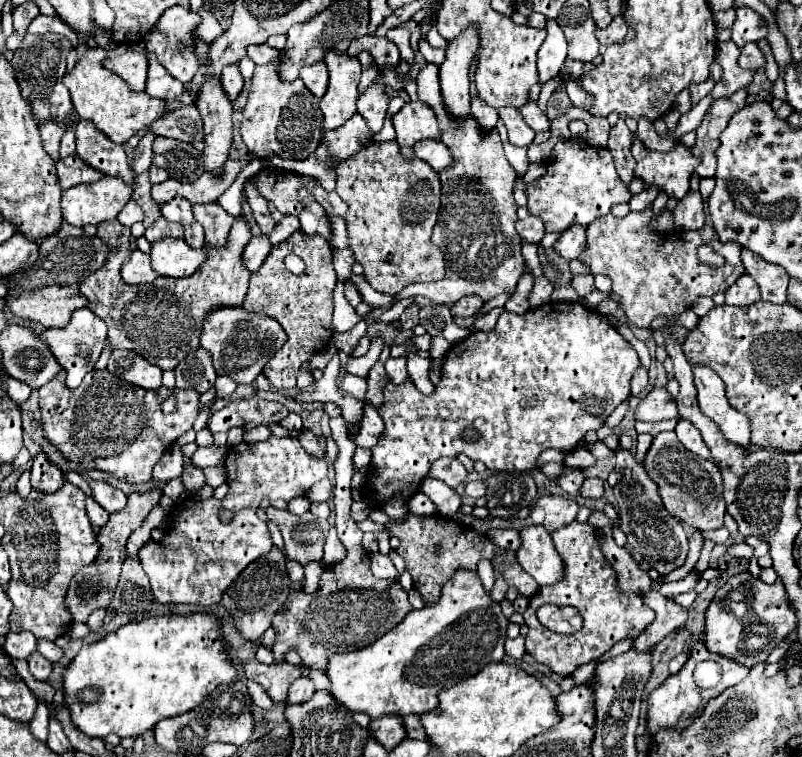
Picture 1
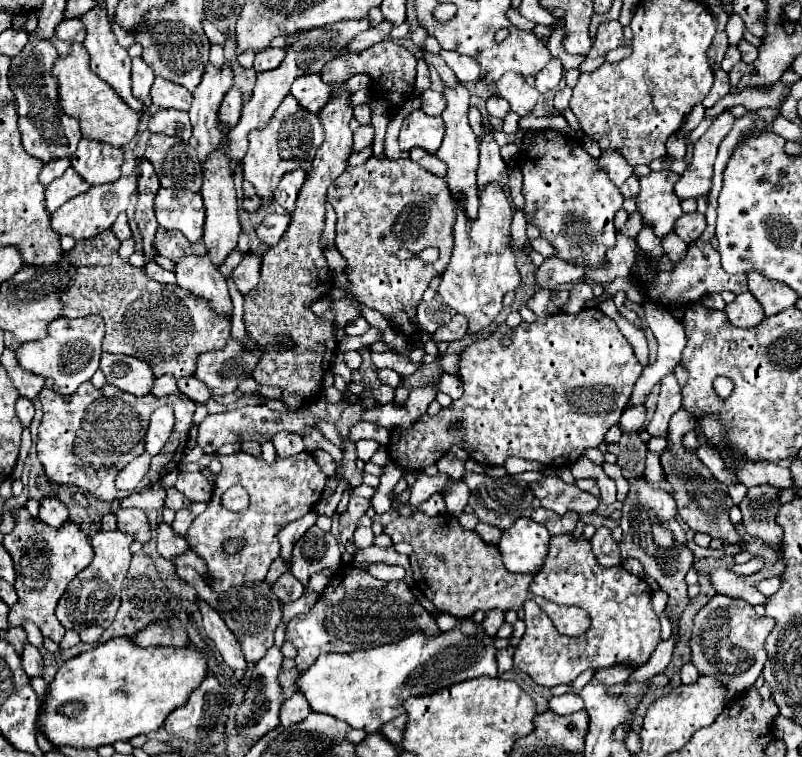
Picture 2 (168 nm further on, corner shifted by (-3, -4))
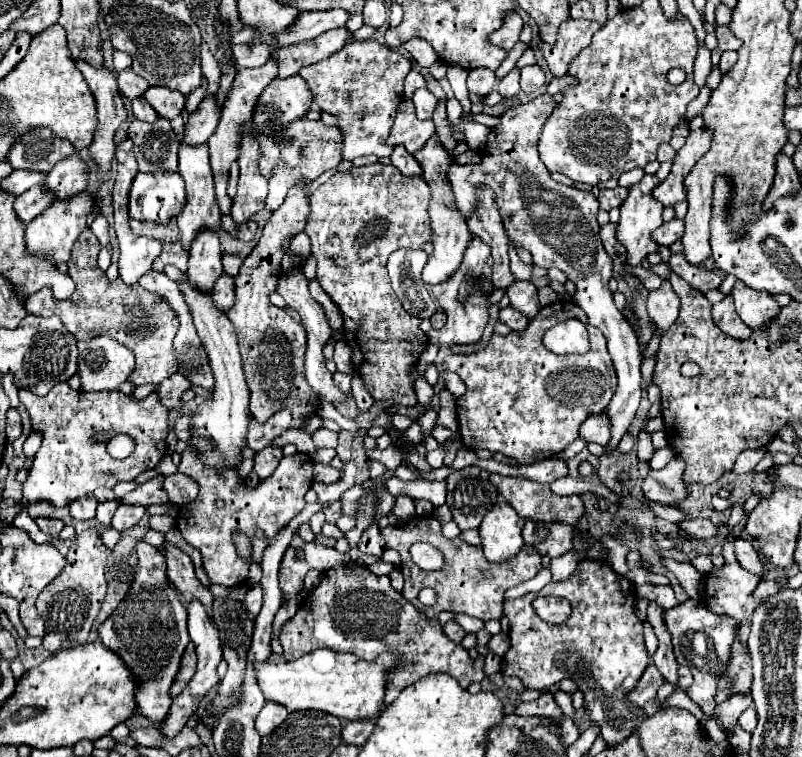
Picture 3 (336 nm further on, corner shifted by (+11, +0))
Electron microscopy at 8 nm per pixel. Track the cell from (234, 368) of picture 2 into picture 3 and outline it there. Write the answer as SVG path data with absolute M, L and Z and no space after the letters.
M174 373L170 375L166 381L162 381L156 389L156 393L160 395L162 399L162 405L166 405L168 409L178 409L182 403L180 403L180 395L190 389L192 383L190 379L182 377L182 373Z

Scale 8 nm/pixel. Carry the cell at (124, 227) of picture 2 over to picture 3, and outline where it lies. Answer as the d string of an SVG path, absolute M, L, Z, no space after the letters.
M98 213L98 215L94 217L94 221L90 223L90 229L92 229L92 233L98 237L100 245L106 247L108 241L110 241L110 233L108 233L110 227L108 227L108 221L106 221L106 217L104 217L102 213Z

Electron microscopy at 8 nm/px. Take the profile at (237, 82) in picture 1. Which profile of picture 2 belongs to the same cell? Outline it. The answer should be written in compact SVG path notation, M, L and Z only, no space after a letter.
M232 87L232 89L224 95L224 101L222 101L220 109L218 109L218 121L220 121L224 127L232 129L232 127L236 127L236 123L238 123L238 119L240 119L240 111L242 111L242 95L240 95L238 89Z

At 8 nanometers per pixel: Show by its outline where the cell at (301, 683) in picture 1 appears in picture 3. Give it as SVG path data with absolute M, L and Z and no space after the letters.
M268 701L264 705L264 709L260 711L258 719L256 719L256 729L260 735L268 735L272 733L282 721L286 721L286 717L290 715L290 711L286 711L284 705L278 705L274 701Z

